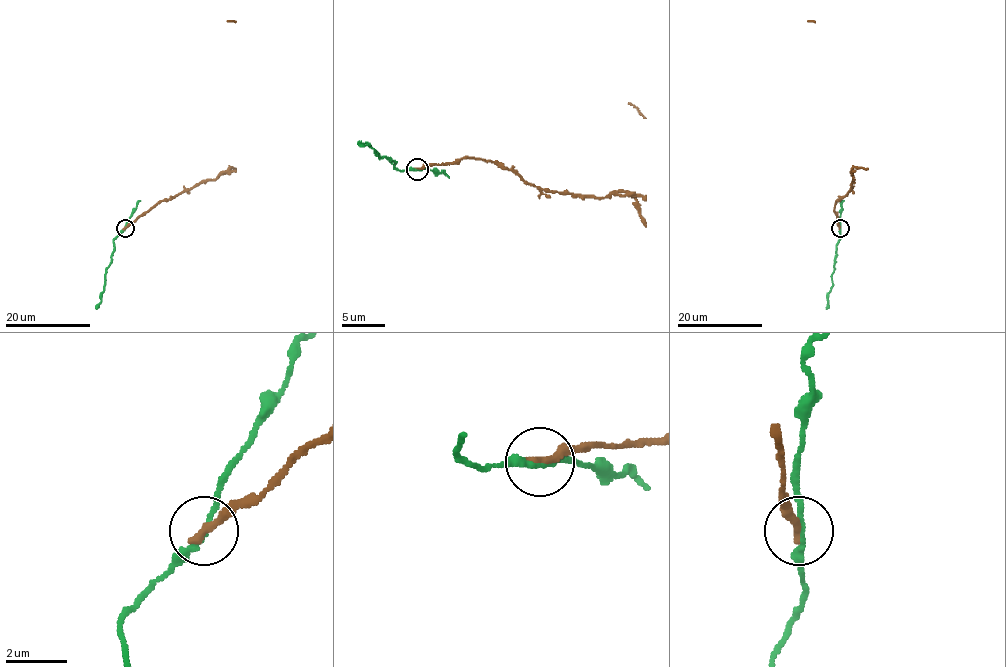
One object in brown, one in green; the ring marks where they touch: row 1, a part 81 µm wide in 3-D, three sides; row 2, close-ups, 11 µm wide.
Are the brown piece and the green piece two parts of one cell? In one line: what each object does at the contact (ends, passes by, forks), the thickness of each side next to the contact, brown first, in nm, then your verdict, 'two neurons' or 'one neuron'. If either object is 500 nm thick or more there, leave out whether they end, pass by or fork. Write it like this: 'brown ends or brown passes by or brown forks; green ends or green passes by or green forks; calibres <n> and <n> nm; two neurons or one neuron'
brown ends; green passes by; calibres 320 and 150 nm; two neurons

